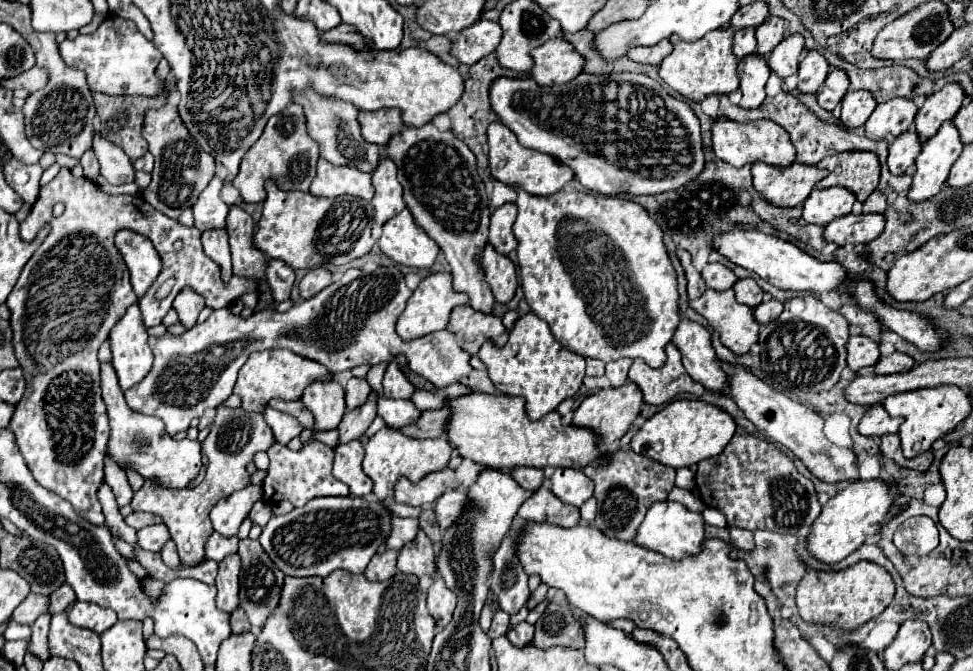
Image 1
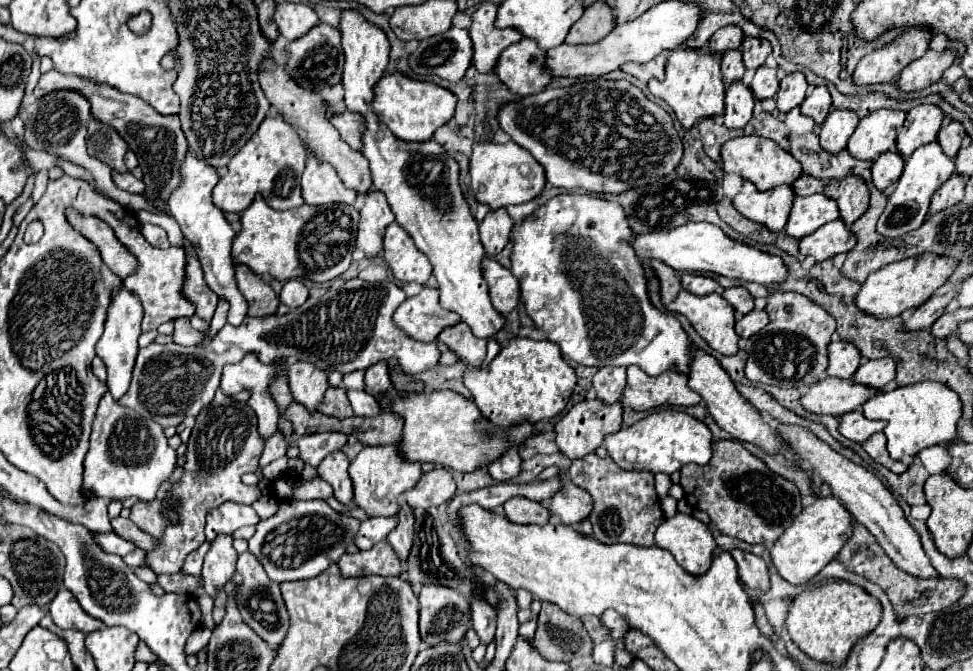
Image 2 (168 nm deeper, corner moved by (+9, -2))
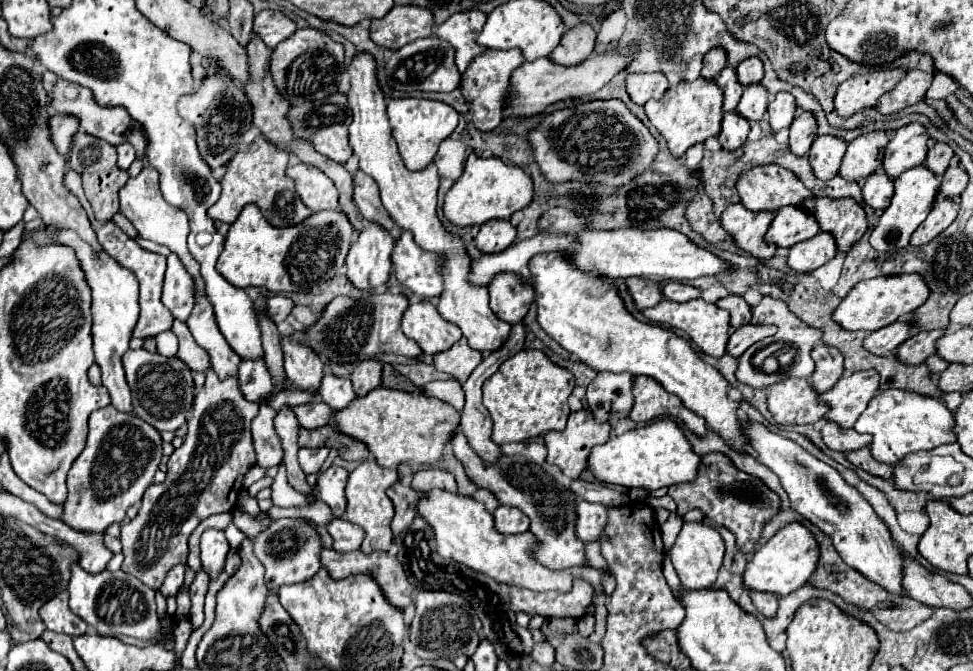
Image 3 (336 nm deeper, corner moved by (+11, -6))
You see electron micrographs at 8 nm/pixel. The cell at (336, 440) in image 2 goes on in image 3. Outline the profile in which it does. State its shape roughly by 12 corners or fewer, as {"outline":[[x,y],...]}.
{"outline":[[300,448],[298,462],[304,474],[316,474],[328,458],[328,448]]}

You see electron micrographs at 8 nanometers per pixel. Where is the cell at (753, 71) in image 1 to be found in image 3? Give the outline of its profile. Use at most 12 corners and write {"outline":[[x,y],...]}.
{"outline":[[726,112],[718,142],[734,152],[744,146],[750,126]]}

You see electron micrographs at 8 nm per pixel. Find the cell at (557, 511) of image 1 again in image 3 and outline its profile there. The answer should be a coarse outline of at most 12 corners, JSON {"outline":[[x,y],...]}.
{"outline":[[498,506],[494,528],[500,534],[522,534],[526,516],[516,508]]}

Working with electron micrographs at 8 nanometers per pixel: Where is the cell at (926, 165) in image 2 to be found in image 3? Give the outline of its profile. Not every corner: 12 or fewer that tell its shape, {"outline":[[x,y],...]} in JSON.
{"outline":[[924,164],[894,180],[872,248],[906,248],[932,210],[940,178]]}

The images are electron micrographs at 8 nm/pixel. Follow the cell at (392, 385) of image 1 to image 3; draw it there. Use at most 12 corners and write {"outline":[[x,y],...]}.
{"outline":[[364,360],[352,372],[356,396],[382,382],[382,364]]}

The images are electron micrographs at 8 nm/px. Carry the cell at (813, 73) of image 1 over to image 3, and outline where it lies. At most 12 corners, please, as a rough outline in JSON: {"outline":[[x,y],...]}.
{"outline":[[778,92],[768,104],[772,134],[788,128],[796,114],[794,96]]}

